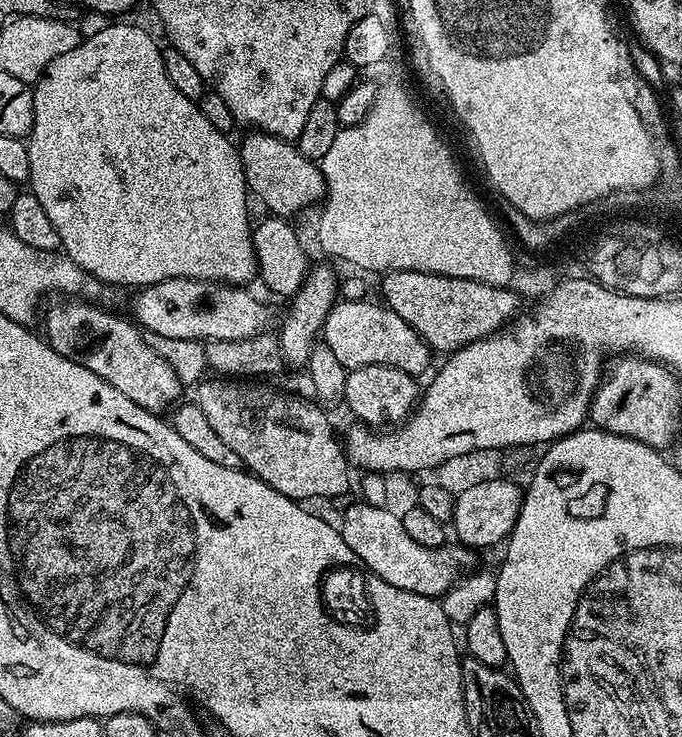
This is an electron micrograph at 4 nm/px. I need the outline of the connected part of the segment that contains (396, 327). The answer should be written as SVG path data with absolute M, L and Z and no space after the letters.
M341 299L326 318L322 342L330 346L334 358L338 358L338 362L349 370L371 364L389 364L420 378L434 359L432 349L420 337L418 330L414 330L414 326L402 322L402 318L398 318L398 314L383 303L371 304L368 300Z

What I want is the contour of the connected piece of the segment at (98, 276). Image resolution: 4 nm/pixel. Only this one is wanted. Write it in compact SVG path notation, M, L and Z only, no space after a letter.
M110 22L106 30L87 37L74 50L58 54L50 66L35 81L32 97L34 98L34 122L26 137L30 154L30 191L42 202L54 230L58 230L60 248L83 272L88 273L93 281L101 280L104 284L125 284L131 290L139 290L149 284L157 284L170 278L190 278L191 280L210 280L229 286L244 286L251 276L257 275L256 248L252 244L253 221L248 221L248 200L250 191L244 176L240 150L235 143L228 141L223 132L210 126L206 114L200 111L199 103L186 102L183 96L177 96L174 82L168 80L162 71L162 52L152 48L152 36L148 32L136 32L132 24Z

